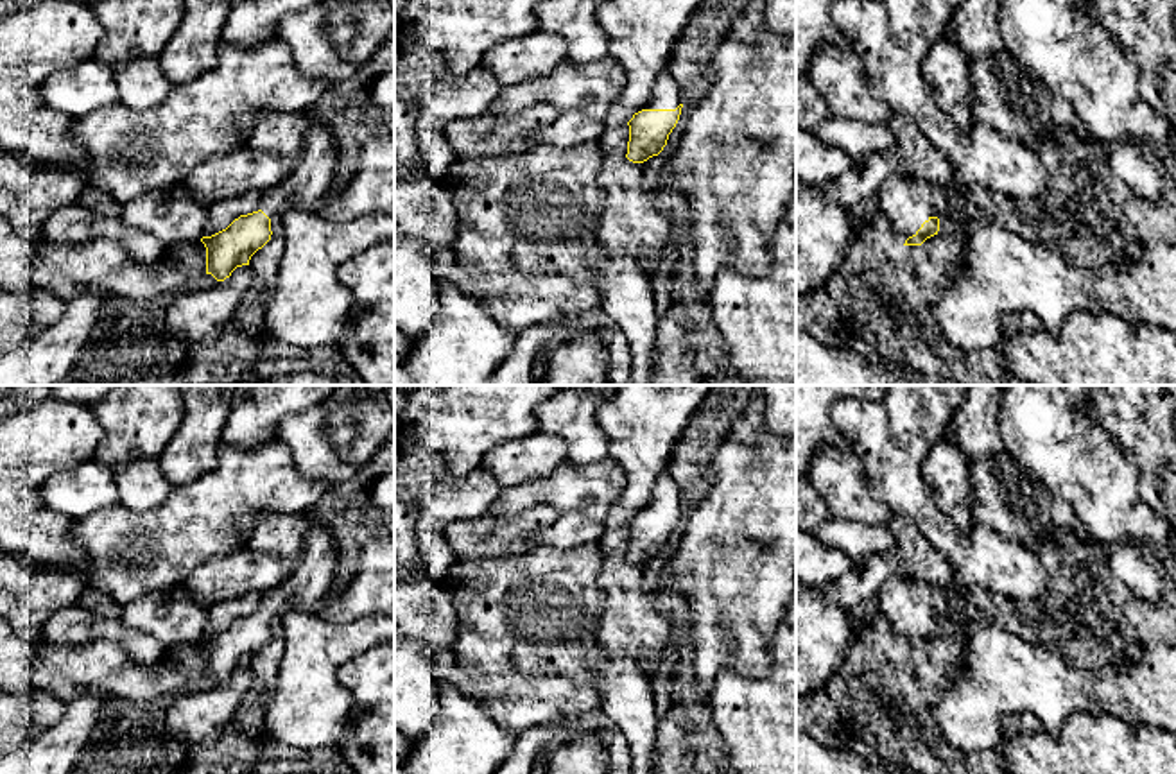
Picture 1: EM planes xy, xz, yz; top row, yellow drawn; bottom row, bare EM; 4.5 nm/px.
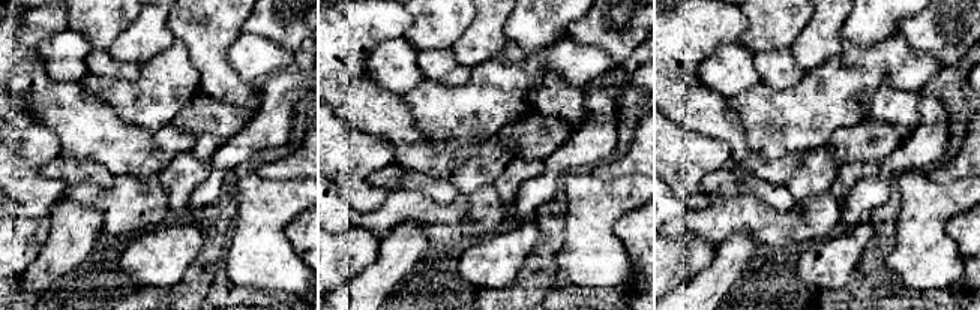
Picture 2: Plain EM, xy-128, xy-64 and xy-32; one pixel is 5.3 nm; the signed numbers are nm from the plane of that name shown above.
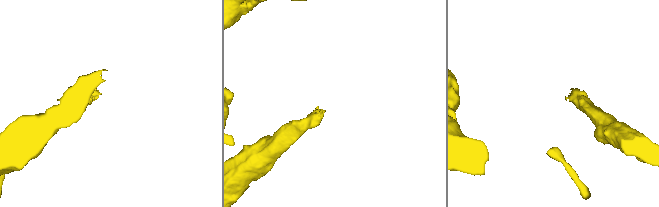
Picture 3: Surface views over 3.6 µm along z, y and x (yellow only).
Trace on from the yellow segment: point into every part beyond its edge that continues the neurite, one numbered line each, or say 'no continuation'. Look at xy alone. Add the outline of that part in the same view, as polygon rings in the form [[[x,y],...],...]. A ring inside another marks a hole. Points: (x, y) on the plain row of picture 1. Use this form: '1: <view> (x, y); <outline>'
1: xy (311, 579); [[[310,521],[301,555],[281,580],[262,595],[260,611],[269,620],[296,609],[316,611],[332,593],[337,566],[339,550],[332,530]]]

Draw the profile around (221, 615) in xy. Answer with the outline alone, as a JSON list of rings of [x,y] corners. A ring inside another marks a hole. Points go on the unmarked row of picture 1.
[[[251,591],[244,597],[226,598],[208,609],[204,624],[204,638],[212,638],[226,631],[240,616],[258,613],[262,606],[262,593]]]

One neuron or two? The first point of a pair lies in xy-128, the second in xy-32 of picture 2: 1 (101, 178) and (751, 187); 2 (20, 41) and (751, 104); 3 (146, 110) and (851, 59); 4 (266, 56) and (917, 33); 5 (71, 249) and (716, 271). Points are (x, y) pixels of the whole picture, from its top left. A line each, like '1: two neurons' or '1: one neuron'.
1: one neuron
2: two neurons
3: one neuron
4: two neurons
5: one neuron

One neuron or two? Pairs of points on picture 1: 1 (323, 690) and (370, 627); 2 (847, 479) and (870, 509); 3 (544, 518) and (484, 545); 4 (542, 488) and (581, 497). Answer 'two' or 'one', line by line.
1: one
2: one
3: one
4: one

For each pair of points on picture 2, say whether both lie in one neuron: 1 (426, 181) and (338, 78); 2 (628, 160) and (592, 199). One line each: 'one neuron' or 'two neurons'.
1: two neurons
2: two neurons

